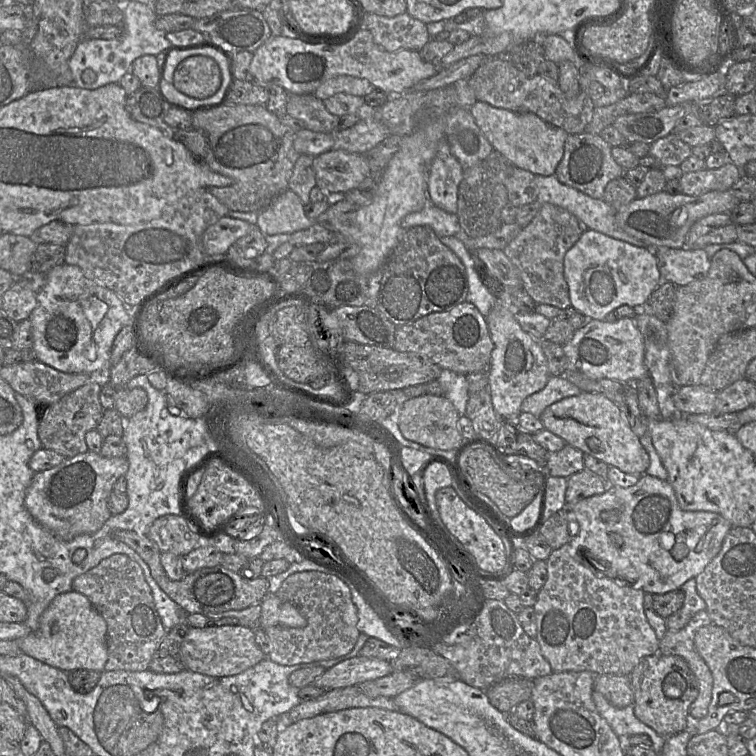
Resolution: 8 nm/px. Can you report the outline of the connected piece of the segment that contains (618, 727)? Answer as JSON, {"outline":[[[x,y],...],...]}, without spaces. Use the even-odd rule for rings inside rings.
{"outline":[[[593,691],[592,698],[598,713],[608,722],[617,736],[645,734],[651,739],[651,748],[657,754],[662,751],[666,737],[657,734],[635,716],[634,704],[617,708],[598,691]]]}

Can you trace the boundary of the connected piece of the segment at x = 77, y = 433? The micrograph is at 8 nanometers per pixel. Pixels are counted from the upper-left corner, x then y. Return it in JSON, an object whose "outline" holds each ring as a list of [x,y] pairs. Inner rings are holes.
{"outline":[[[90,378],[86,384],[50,404],[48,408],[42,404],[41,419],[38,424],[38,437],[42,448],[53,450],[65,458],[72,458],[89,451],[85,434],[90,430],[96,430],[104,411],[99,401],[100,391],[101,385]]]}

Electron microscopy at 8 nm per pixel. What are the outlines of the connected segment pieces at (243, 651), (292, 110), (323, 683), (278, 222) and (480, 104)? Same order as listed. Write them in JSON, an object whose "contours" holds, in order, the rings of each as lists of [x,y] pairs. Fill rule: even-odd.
{"contours":[[[[239,625],[190,627],[181,644],[181,657],[187,670],[215,677],[240,674],[266,658],[255,641],[255,630]]],[[[290,94],[287,114],[301,120],[305,128],[315,132],[335,133],[339,130],[339,117],[329,112],[314,94]]],[[[358,655],[325,670],[311,685],[325,690],[345,688],[391,673],[393,673],[393,668],[389,661]]],[[[290,189],[258,213],[255,225],[264,235],[292,234],[314,224],[304,212],[300,197]]],[[[477,100],[469,110],[494,150],[506,157],[513,166],[528,170],[535,175],[555,174],[569,135],[565,130],[545,122],[534,113],[516,113],[483,101]]]]}

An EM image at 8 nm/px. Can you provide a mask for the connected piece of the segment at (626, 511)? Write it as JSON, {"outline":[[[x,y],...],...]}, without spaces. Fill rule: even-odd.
{"outline":[[[647,474],[631,487],[611,486],[603,494],[568,506],[580,525],[579,533],[568,542],[569,555],[597,576],[606,576],[619,585],[651,594],[679,590],[685,582],[696,578],[718,555],[732,529],[731,524],[715,512],[682,510],[670,483]]]}

